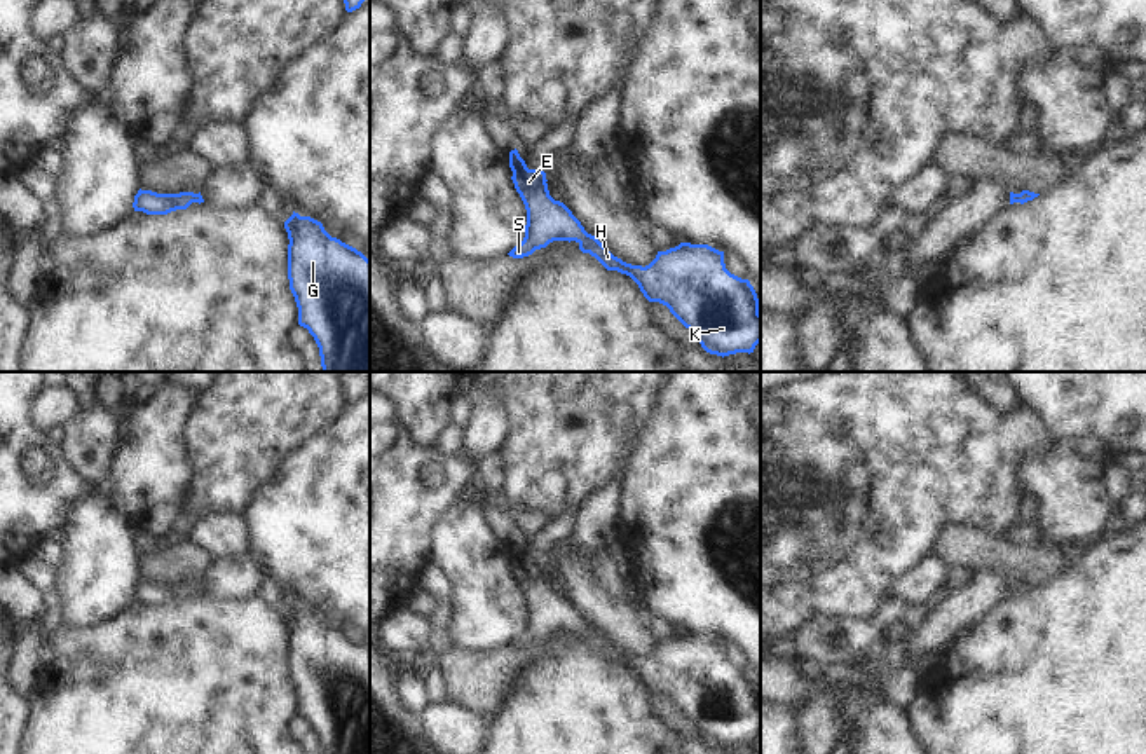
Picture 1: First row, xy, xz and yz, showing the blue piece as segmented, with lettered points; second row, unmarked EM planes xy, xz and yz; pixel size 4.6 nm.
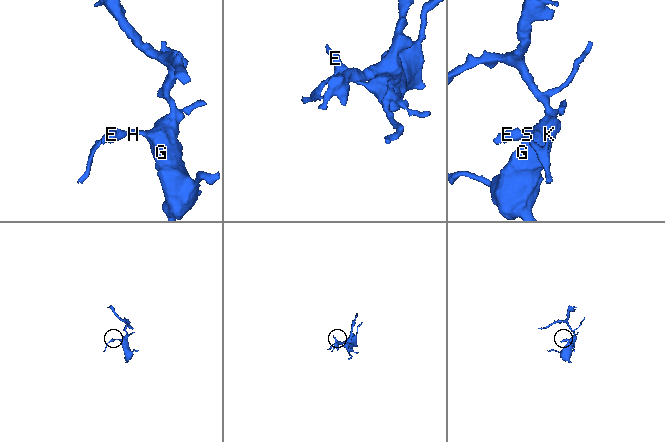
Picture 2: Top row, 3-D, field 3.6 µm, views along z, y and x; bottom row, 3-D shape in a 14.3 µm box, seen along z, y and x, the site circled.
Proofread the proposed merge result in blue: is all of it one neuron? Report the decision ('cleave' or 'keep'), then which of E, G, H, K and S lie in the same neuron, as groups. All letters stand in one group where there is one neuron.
keep; groups E G H K S

